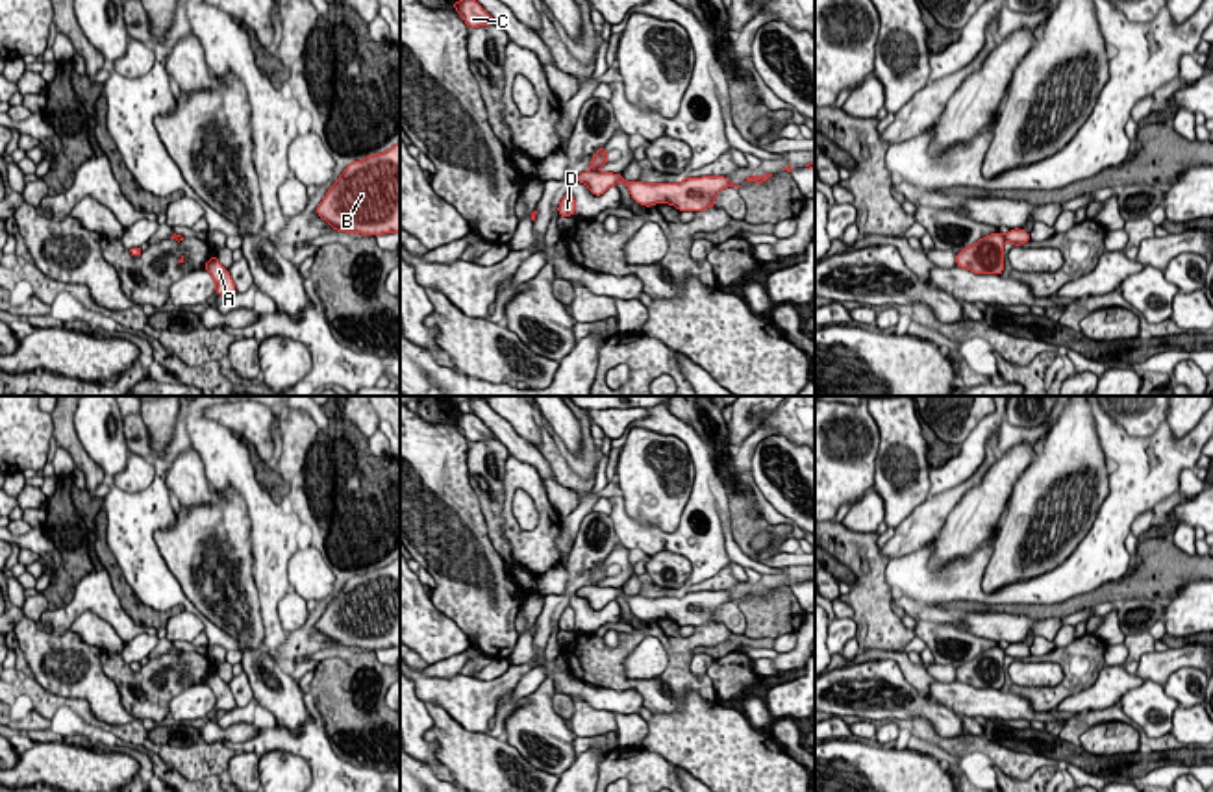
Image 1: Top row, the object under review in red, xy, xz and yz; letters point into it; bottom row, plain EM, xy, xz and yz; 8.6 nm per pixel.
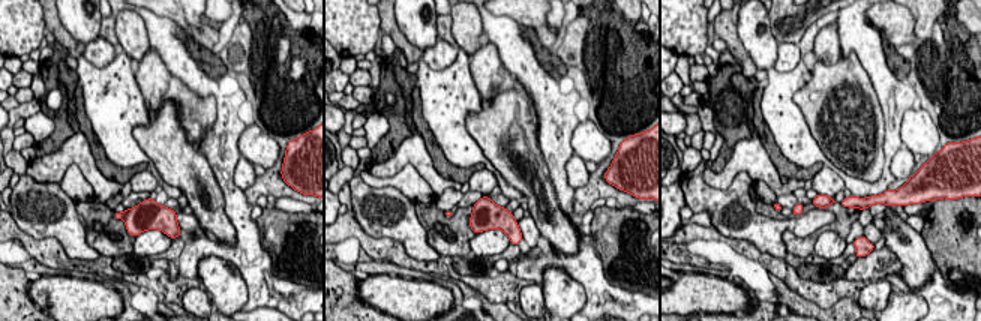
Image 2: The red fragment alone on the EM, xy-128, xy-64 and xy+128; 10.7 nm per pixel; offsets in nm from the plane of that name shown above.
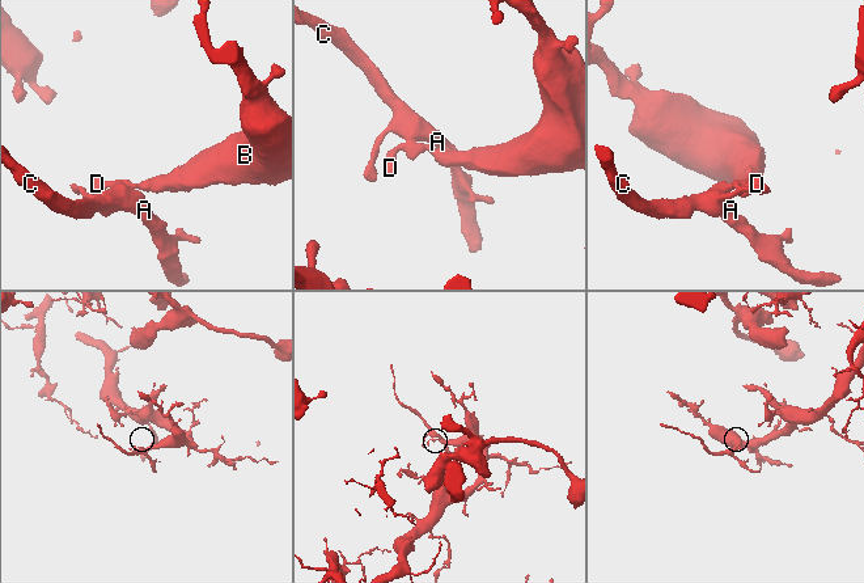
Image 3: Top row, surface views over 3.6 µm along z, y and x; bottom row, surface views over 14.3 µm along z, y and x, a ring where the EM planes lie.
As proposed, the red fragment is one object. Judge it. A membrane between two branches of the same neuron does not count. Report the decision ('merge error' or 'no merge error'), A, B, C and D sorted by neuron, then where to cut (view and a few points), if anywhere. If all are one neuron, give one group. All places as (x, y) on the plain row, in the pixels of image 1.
merge error; groups A C / B D; cut xz (591, 583), (595, 585)

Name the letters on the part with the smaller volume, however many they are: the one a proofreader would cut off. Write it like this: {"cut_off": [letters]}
{"cut_off": ["A", "C"]}

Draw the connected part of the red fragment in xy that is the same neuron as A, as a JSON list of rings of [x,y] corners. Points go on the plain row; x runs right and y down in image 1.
[[[217,670],[209,672],[204,685],[207,685],[213,690],[217,709],[226,711],[226,712],[237,709],[235,698],[233,698],[231,690],[230,690],[228,683],[224,683],[219,677]]]

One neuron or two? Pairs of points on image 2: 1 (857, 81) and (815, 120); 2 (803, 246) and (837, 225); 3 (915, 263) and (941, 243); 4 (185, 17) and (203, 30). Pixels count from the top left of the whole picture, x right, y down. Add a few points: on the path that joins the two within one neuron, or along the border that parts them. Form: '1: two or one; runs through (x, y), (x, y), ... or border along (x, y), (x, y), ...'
1: one; runs through (842, 81), (836, 81), (815, 105)
2: one; runs through (812, 239), (828, 227)
3: two; border along (920, 233), (935, 261)
4: one; runs through (189, 21), (198, 30)

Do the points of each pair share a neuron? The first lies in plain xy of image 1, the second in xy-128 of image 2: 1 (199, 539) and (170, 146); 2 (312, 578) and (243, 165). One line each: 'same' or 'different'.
1: same
2: different

